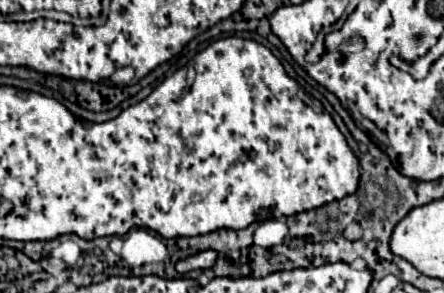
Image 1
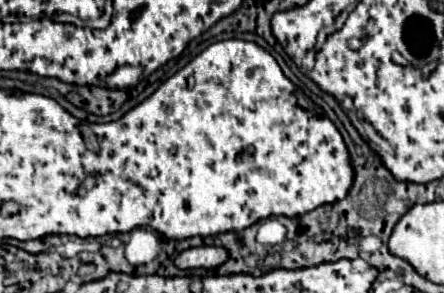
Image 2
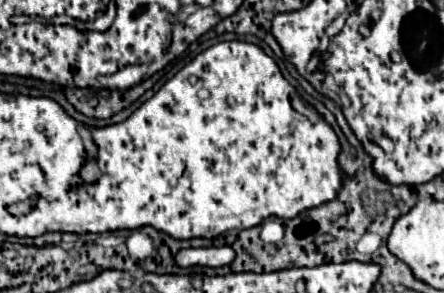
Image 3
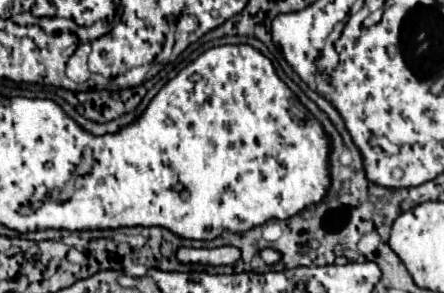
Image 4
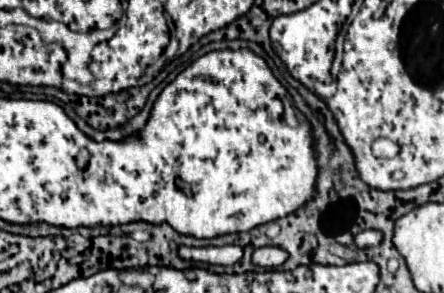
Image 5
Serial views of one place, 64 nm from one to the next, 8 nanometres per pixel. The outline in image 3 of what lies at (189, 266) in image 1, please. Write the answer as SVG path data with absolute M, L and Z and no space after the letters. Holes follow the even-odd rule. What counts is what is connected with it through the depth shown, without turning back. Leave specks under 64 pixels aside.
M230 246L186 248L176 254L176 264L180 268L188 266L218 268L230 264L232 260L234 260L234 250Z

